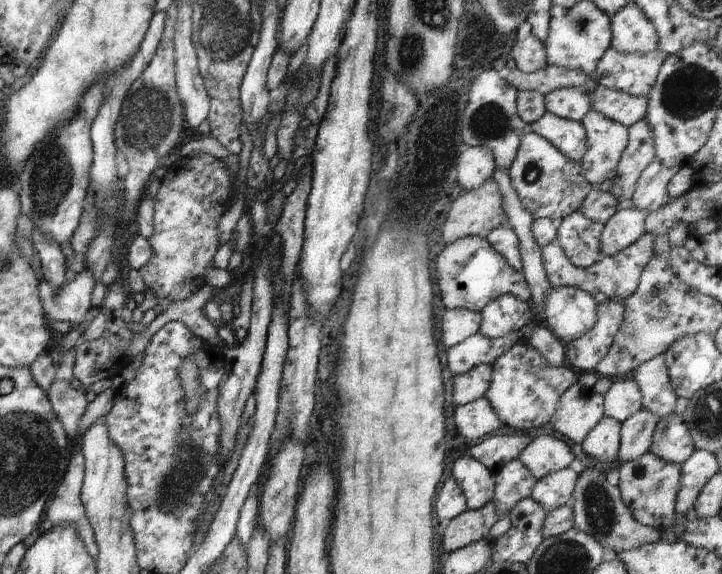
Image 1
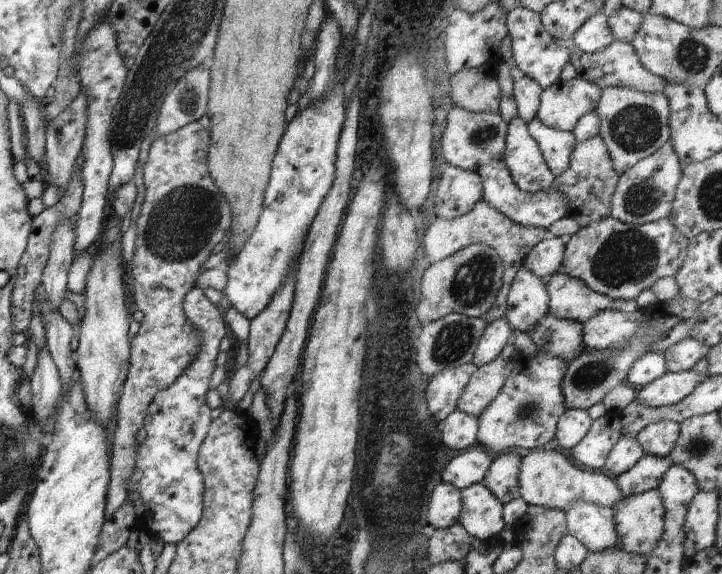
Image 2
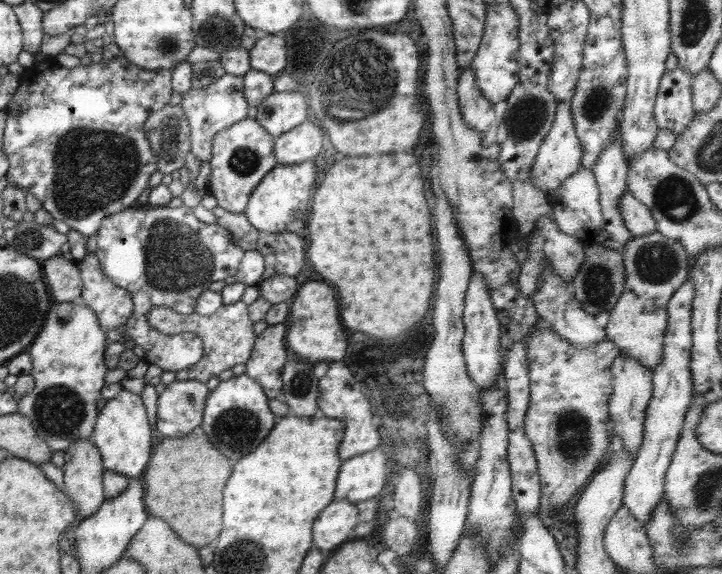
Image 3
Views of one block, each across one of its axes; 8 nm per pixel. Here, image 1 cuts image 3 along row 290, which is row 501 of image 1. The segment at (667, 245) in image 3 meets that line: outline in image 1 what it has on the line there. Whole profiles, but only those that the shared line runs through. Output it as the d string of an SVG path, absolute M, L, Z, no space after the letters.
M648 452L636 460L624 463L619 470L619 483L624 504L630 509L632 516L641 524L655 529L672 527L676 511L675 504L680 488L681 465L663 461Z

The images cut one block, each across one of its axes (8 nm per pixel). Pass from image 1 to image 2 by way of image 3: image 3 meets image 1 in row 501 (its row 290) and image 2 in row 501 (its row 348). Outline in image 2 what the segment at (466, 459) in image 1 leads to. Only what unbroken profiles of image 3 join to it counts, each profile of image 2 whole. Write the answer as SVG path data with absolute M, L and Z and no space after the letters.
M480 483L473 484L461 490L462 510L459 516L459 523L468 531L474 539L488 541L500 537L500 532L507 524L503 519L503 504L491 490L488 490Z

